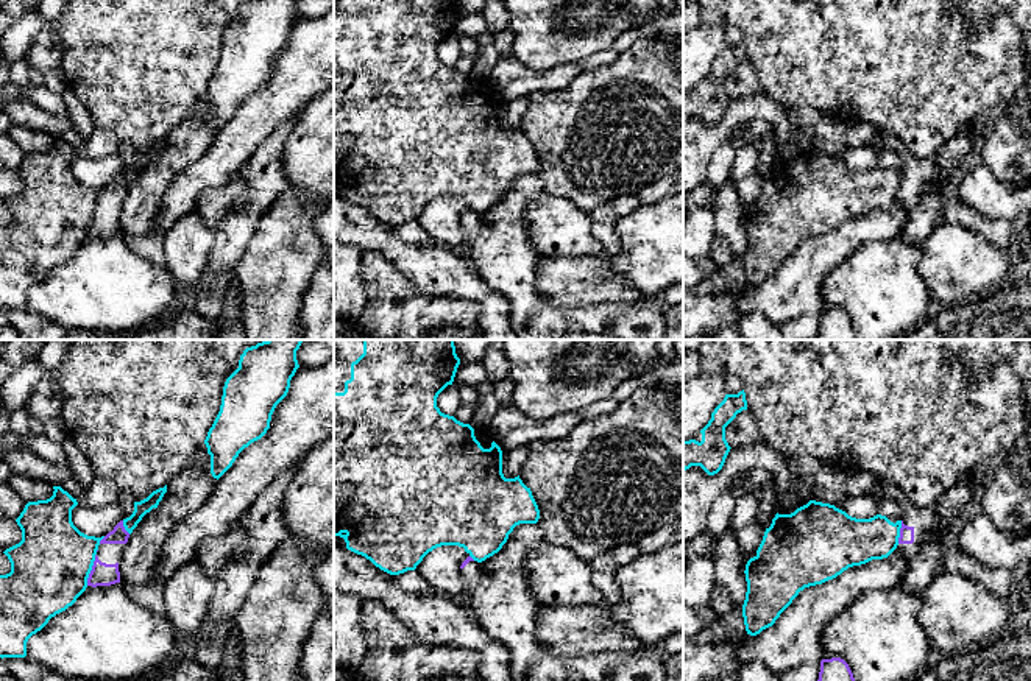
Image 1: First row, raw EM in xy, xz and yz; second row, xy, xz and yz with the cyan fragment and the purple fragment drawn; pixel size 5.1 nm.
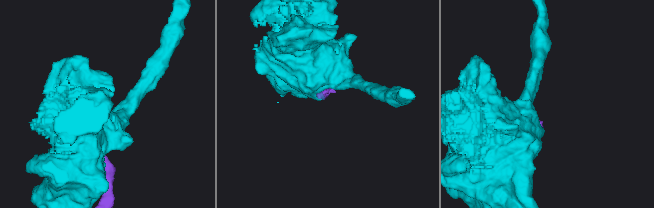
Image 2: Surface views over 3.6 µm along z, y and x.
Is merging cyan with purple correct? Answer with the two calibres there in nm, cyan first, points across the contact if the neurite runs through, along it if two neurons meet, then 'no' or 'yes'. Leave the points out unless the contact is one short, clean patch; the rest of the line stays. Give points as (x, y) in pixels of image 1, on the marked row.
400 nm thick on the cyan side, 120 nm on the other; no

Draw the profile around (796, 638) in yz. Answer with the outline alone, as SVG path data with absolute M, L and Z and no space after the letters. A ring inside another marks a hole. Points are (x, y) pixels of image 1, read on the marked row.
M897 547L888 558L849 567L833 580L805 587L775 623L756 636L703 645L683 637L683 681L717 681L722 675L736 675L742 662L760 662L778 675L820 662L825 625L863 592L902 584L912 559Z

